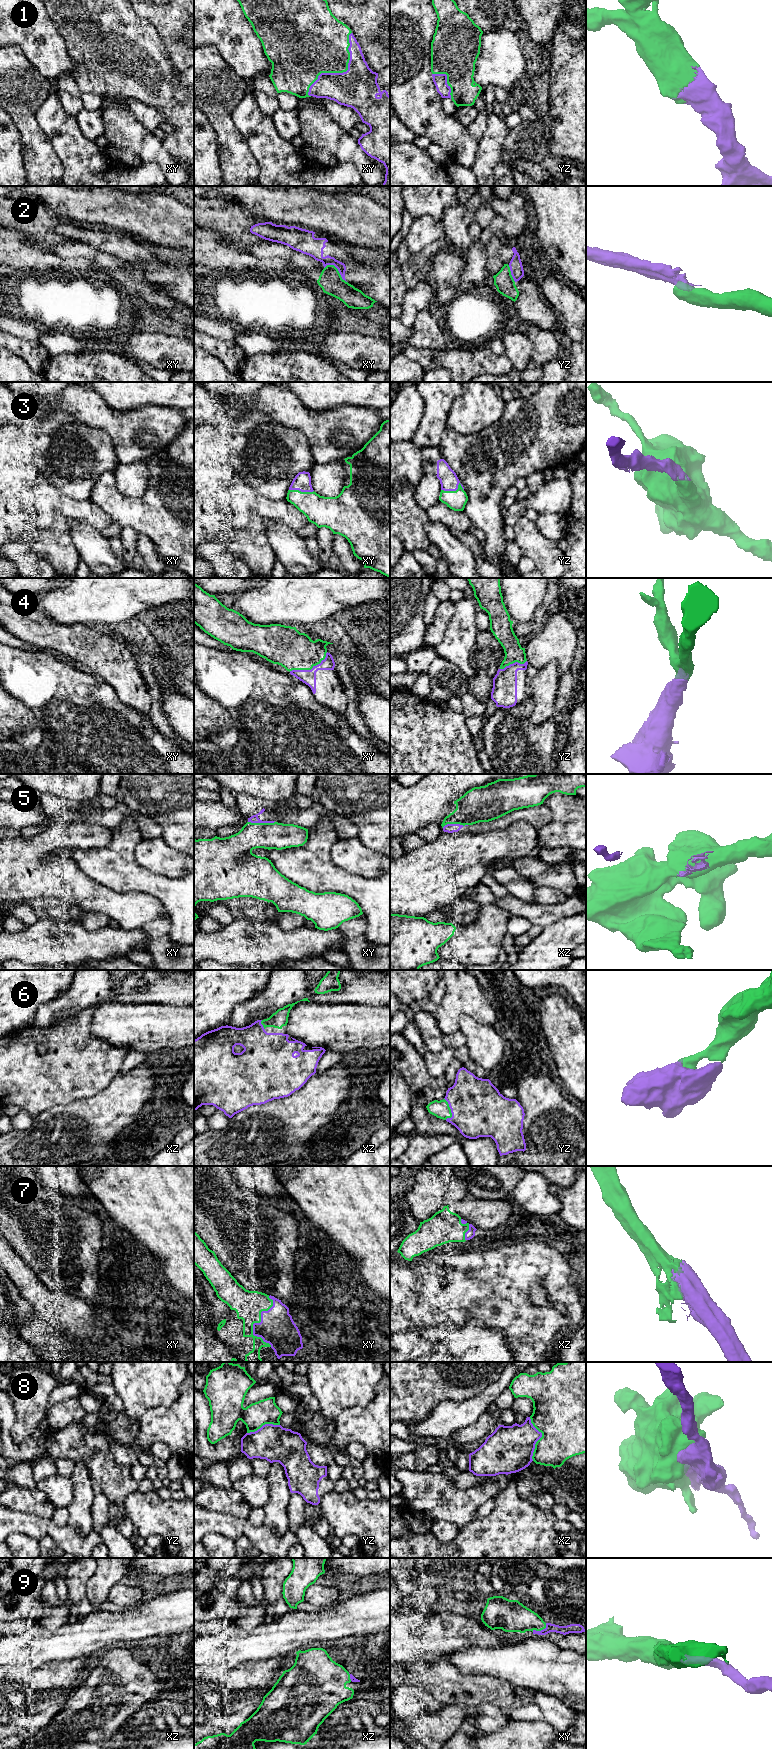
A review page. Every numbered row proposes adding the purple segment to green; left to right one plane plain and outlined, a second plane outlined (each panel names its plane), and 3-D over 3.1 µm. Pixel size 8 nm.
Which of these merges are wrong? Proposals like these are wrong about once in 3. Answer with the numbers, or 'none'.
2, 5, 8

